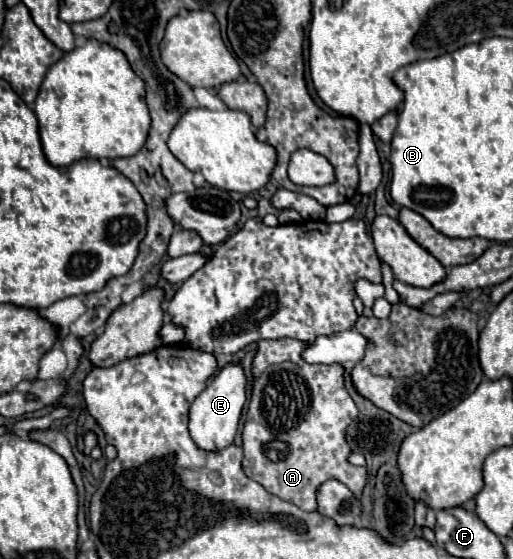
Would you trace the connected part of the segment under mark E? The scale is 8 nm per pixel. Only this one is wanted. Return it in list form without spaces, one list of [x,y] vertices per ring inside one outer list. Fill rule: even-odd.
[[[235,361],[235,363],[227,363],[213,377],[213,381],[207,385],[207,389],[195,399],[195,403],[191,405],[191,413],[189,413],[189,431],[191,431],[193,441],[201,449],[213,451],[213,449],[221,449],[221,447],[233,443],[233,437],[239,427],[241,409],[247,399],[245,391],[247,391],[247,375],[243,371],[243,365],[239,365]]]

